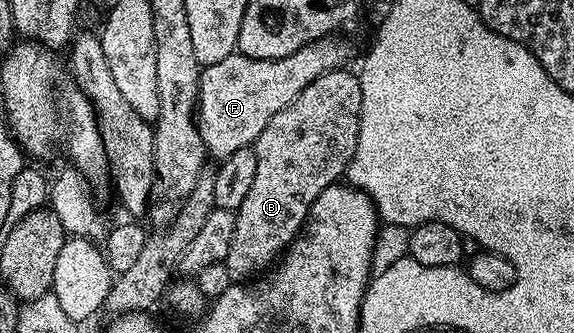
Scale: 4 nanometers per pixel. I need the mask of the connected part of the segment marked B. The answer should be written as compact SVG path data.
M338 69L323 73L323 77L315 77L315 81L311 81L307 89L303 89L303 93L299 93L299 97L287 105L287 109L275 113L275 117L267 121L267 129L259 133L252 146L255 153L255 181L247 197L243 197L243 205L239 205L235 212L235 233L231 237L231 249L227 249L224 261L234 280L245 281L272 268L282 252L300 235L315 197L319 197L323 189L332 187L344 176L351 157L355 157L362 105L360 78L354 72L352 75L349 69Z

